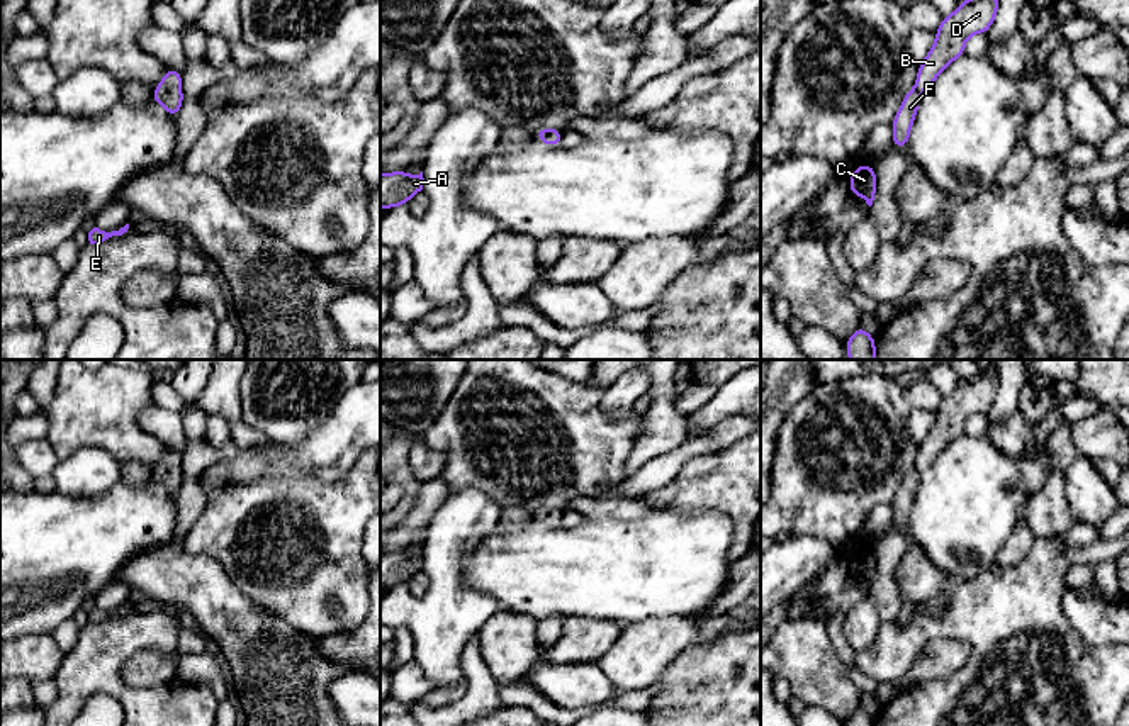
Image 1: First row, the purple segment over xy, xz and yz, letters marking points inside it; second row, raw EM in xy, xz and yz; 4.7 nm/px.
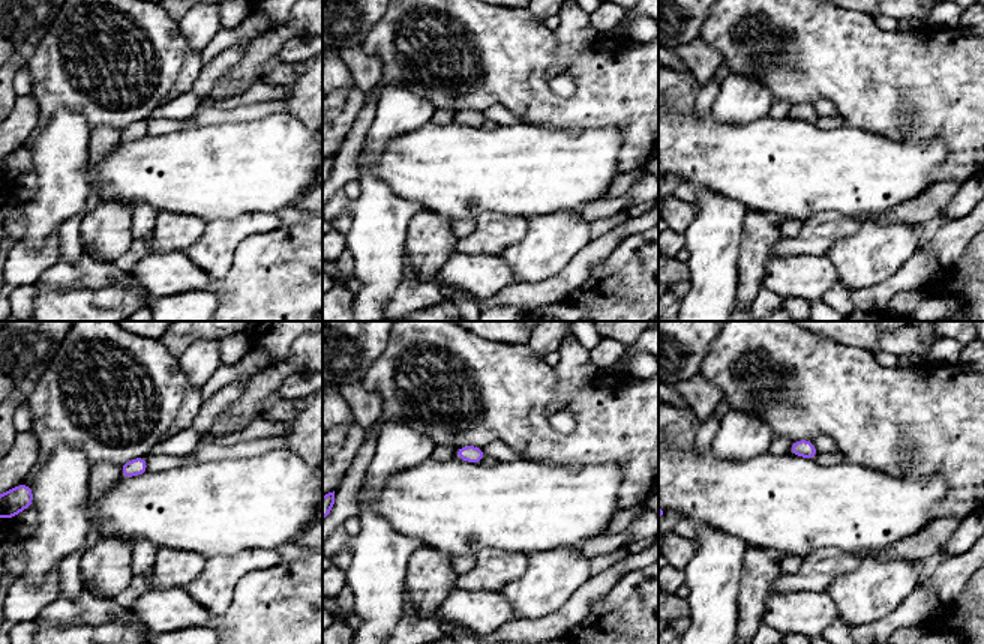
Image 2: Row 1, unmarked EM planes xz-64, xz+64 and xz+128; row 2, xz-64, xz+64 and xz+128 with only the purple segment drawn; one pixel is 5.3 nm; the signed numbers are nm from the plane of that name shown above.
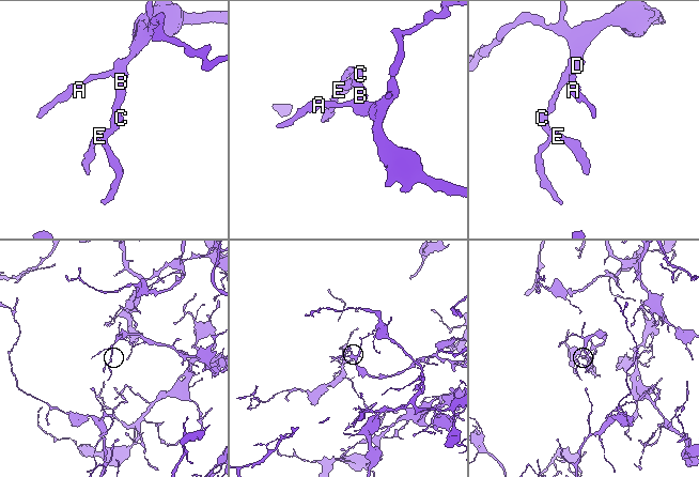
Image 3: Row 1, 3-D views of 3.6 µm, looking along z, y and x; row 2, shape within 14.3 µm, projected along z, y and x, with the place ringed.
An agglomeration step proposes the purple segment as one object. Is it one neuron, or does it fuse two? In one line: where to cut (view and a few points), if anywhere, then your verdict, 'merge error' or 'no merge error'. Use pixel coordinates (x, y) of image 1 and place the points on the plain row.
cut none; no merge error

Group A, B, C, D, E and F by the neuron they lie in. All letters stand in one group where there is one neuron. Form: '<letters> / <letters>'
A B C D E F

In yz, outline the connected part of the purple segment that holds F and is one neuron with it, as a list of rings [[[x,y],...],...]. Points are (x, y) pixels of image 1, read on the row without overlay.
[[[981,371],[969,380],[961,380],[959,387],[942,399],[935,410],[935,422],[918,444],[915,466],[903,477],[900,489],[891,502],[891,524],[898,529],[908,526],[908,516],[920,485],[920,475],[927,472],[935,458],[954,439],[964,434],[964,424],[973,414],[986,414],[998,392],[998,375]]]

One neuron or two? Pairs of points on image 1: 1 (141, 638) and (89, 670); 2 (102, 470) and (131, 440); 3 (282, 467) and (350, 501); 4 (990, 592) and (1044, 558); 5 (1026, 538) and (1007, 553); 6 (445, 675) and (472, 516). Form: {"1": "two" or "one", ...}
{"1": "one", "2": "two", "3": "two", "4": "one", "5": "one", "6": "one"}

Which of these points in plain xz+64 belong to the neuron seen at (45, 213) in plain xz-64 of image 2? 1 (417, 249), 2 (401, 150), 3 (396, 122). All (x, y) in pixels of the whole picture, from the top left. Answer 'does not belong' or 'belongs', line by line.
1: does not belong
2: does not belong
3: belongs

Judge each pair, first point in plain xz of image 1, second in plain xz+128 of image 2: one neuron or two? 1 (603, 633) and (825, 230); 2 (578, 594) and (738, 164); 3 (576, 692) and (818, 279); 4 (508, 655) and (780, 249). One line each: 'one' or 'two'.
1: one
2: one
3: one
4: two

